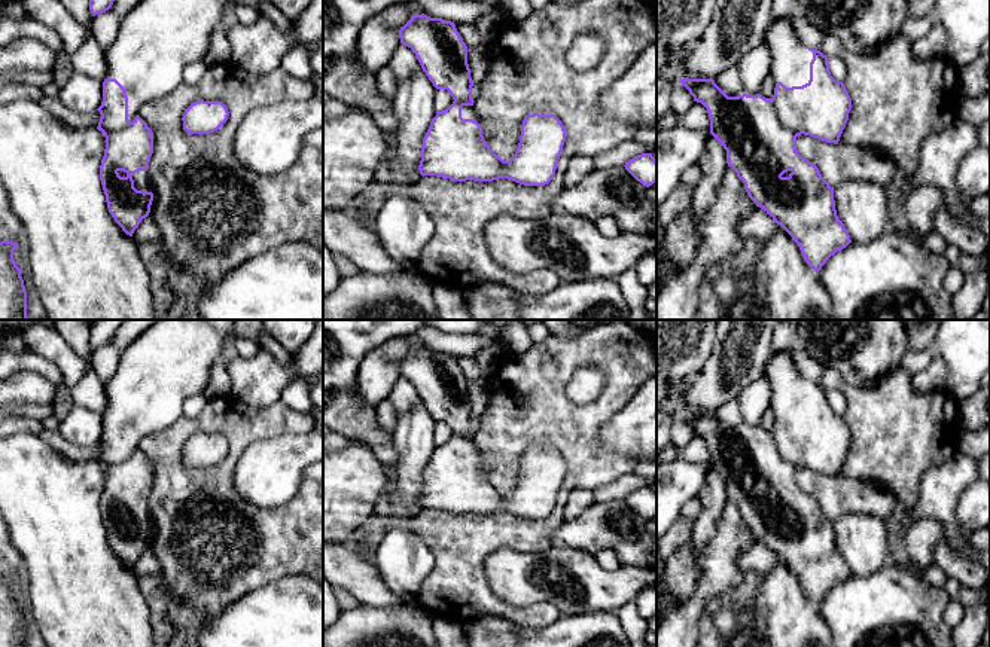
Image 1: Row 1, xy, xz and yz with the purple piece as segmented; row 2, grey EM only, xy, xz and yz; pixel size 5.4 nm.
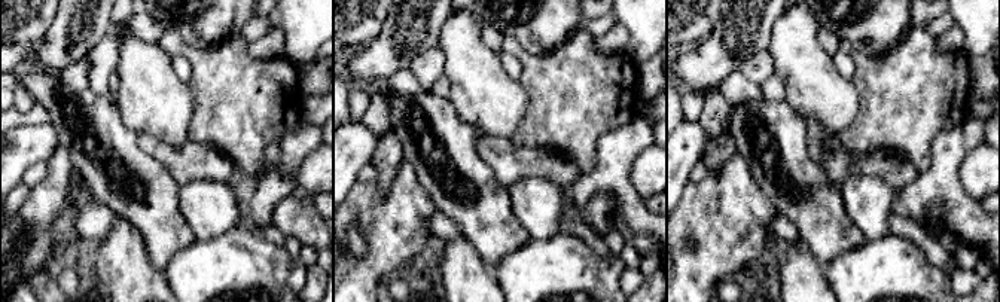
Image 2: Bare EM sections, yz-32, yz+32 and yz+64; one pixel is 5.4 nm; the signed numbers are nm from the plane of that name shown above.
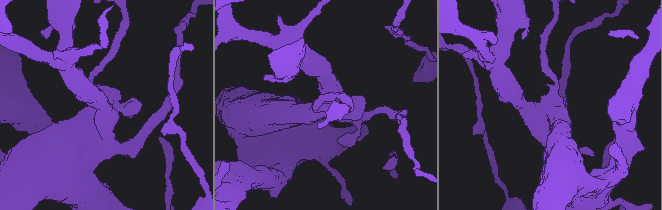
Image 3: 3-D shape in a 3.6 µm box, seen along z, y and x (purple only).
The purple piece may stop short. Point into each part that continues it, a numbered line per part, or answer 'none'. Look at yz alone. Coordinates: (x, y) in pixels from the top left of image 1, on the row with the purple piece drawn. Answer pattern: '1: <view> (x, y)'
1: yz (791, 60)

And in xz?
1: xz (468, 112)

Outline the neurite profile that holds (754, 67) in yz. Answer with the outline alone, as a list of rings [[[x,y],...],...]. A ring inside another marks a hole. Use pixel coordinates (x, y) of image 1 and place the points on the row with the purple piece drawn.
[[[765,42],[744,54],[735,64],[740,71],[744,94],[761,94],[762,82],[770,76],[771,51]]]

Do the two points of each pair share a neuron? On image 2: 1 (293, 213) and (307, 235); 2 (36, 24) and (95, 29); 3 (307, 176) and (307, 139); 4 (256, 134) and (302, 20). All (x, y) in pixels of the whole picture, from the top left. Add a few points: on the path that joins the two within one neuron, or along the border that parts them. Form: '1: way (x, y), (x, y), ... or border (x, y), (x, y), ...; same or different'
1: way (299, 219), (307, 229); same
2: border (55, 15), (48, 33), (34, 45); different
3: border (317, 146), (302, 159), (296, 173); different
4: border (280, 55), (296, 64); different

